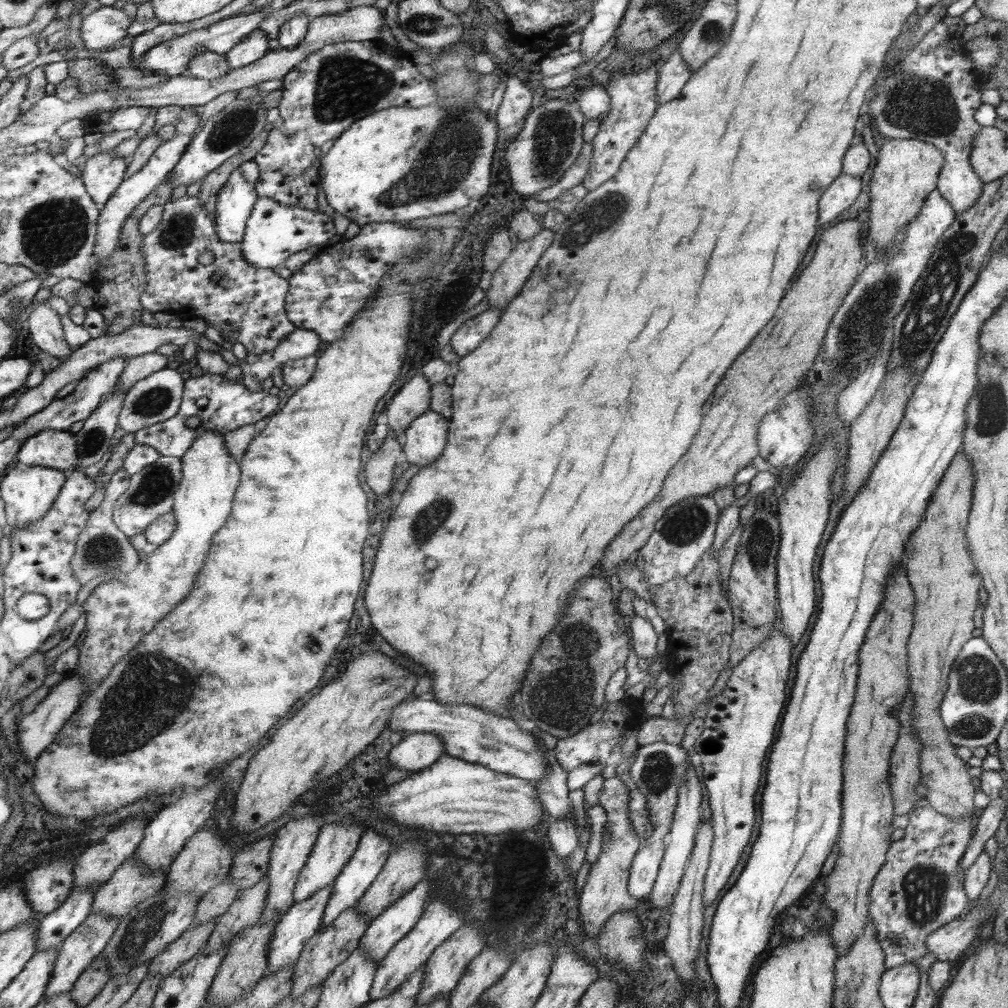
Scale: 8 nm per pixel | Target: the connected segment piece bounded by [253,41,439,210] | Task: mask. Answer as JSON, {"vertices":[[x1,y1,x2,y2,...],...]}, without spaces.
{"vertices":[[340,41,327,44,311,52,282,81,282,97,277,107,284,124,268,133,264,146,253,158,261,171,256,184,257,195,267,196,282,206,299,206,310,210,318,210,318,184,321,179,321,176,318,176,321,160,314,154,316,146,337,139,358,120,385,110,386,107,422,108,439,100,432,81,416,70,407,54,403,57,403,53,394,52,392,47,382,42,378,46,376,41]]}

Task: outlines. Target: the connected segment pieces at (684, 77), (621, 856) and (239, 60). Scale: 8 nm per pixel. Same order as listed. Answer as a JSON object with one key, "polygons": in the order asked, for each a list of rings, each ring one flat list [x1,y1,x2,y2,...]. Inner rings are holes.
{"polygons":[[[679,51,670,55,668,60,662,66,658,73,657,80,657,104,666,104,674,100,688,82,692,71,690,67,682,60]],[[616,776,604,781,598,798,598,806,603,808,608,816,605,829,610,834,610,841,602,844,601,853,597,861,592,864,586,885,578,903,578,918,587,935,594,937,604,928,604,924,615,912,632,909,640,906,640,901,627,889,628,876,630,876,630,862,634,860,636,851,642,846,642,841,634,835,634,827,630,823,630,790]],[[258,30,250,32,240,44,225,55,231,70,244,68,266,56,270,50,269,39,265,32]]]}

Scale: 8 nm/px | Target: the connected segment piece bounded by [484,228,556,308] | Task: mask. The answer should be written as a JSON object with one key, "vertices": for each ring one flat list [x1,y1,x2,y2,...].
{"vertices":[[543,228,537,236,528,240,520,240,508,258,492,273,490,288,485,292,484,300,487,300,491,308,505,308,516,298,533,274,533,268,540,262,542,253,553,243,556,230]]}

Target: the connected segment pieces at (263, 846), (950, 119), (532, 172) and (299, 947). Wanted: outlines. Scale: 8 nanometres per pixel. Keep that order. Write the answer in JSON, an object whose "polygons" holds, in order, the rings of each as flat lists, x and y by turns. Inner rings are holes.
{"polygons":[[[276,835,260,839,235,854,228,877,234,881,234,887,238,892,260,883,264,878,270,866,270,852,274,838]],[[940,21,916,46,901,52,899,63,886,66,886,72,876,80,872,88,874,98,868,96,862,114,866,112,871,117,873,128,877,128,883,138,920,139,940,149,945,161,938,175,937,190,951,204,955,214,962,214,976,204,985,185,972,168,969,156,975,134,983,127,974,119,981,103,980,94,984,88,996,86,990,75,985,78,982,71,976,69,969,51,946,47,946,39,951,38,954,36]],[[550,99,528,112,523,129,507,144,506,166,510,172,512,188,524,196,534,196,555,185,580,156,585,117,576,103,565,99]],[[334,884,328,885,322,891,318,891,310,899,295,902,288,911,285,911,273,930,274,940,270,940,270,964,264,974,265,976,278,972,281,968,292,965,292,963,297,963,307,942,322,930,321,924,324,922,325,908,329,902,330,895,333,895,332,890,334,890]]]}

